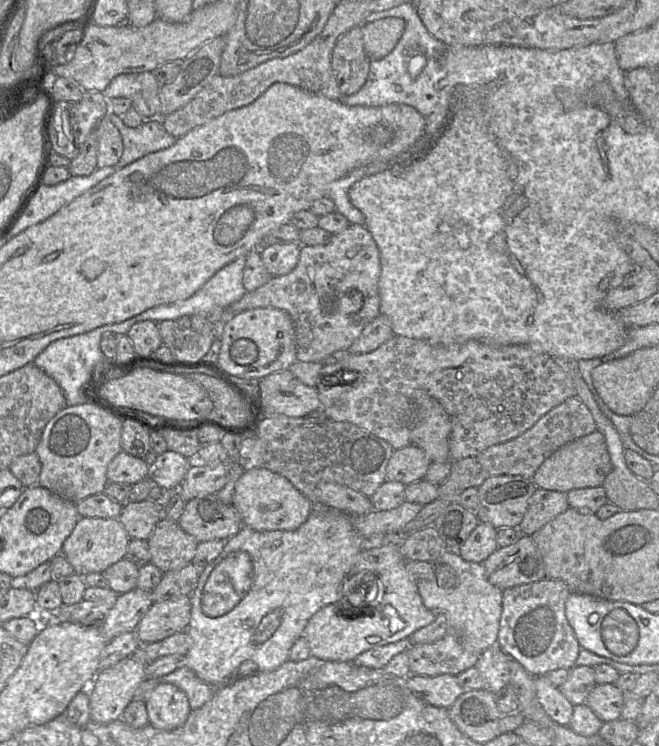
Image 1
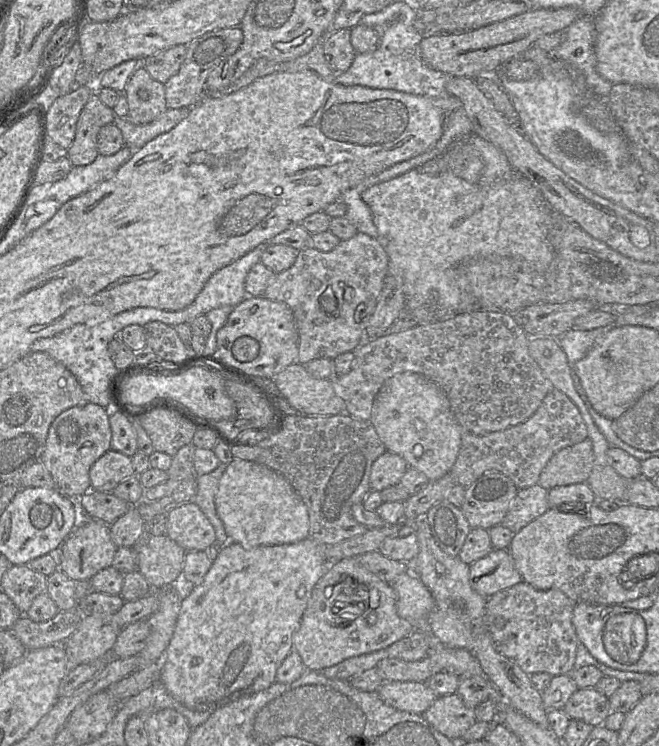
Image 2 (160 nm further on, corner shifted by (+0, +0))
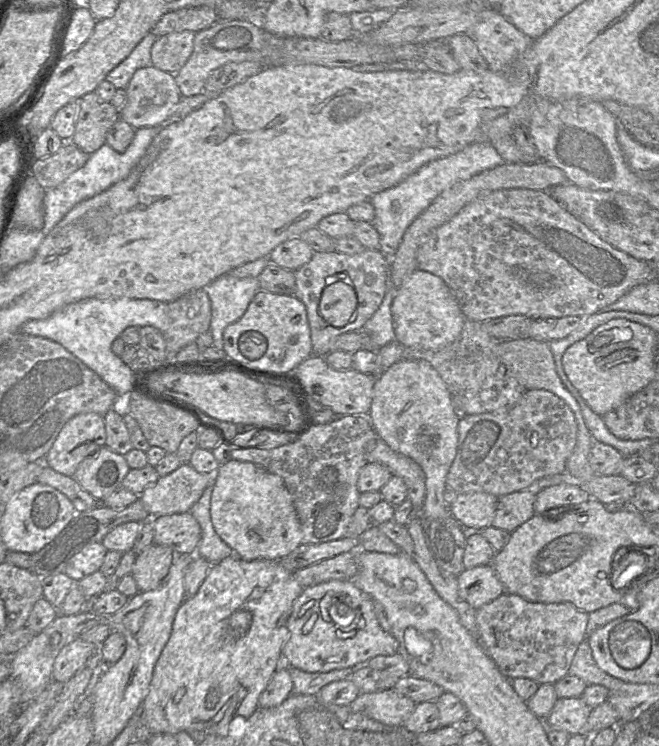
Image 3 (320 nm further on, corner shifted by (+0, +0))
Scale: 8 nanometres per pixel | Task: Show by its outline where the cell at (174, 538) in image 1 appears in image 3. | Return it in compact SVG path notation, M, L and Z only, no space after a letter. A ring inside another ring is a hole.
M155 543L137 554L131 574L139 592L158 587L167 576L176 556L170 547Z

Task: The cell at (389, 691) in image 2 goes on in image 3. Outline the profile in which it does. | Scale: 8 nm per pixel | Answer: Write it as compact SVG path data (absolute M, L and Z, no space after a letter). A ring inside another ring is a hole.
M393 688L360 693L349 704L353 712L361 713L388 726L404 726L416 703Z

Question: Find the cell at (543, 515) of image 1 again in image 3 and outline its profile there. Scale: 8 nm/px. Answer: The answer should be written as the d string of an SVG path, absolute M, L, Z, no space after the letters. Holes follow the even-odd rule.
M526 489L499 497L491 525L512 533L535 515L534 502L537 493Z

